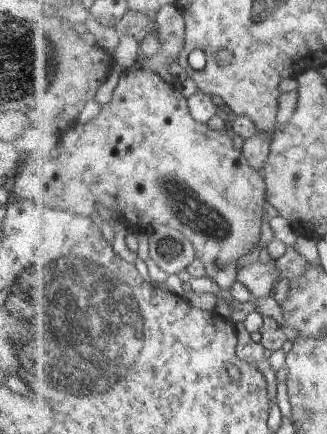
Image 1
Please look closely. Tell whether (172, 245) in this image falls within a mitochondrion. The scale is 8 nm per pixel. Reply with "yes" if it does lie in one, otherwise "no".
yes

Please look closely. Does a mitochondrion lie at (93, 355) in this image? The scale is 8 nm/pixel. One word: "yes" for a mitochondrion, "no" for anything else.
yes

